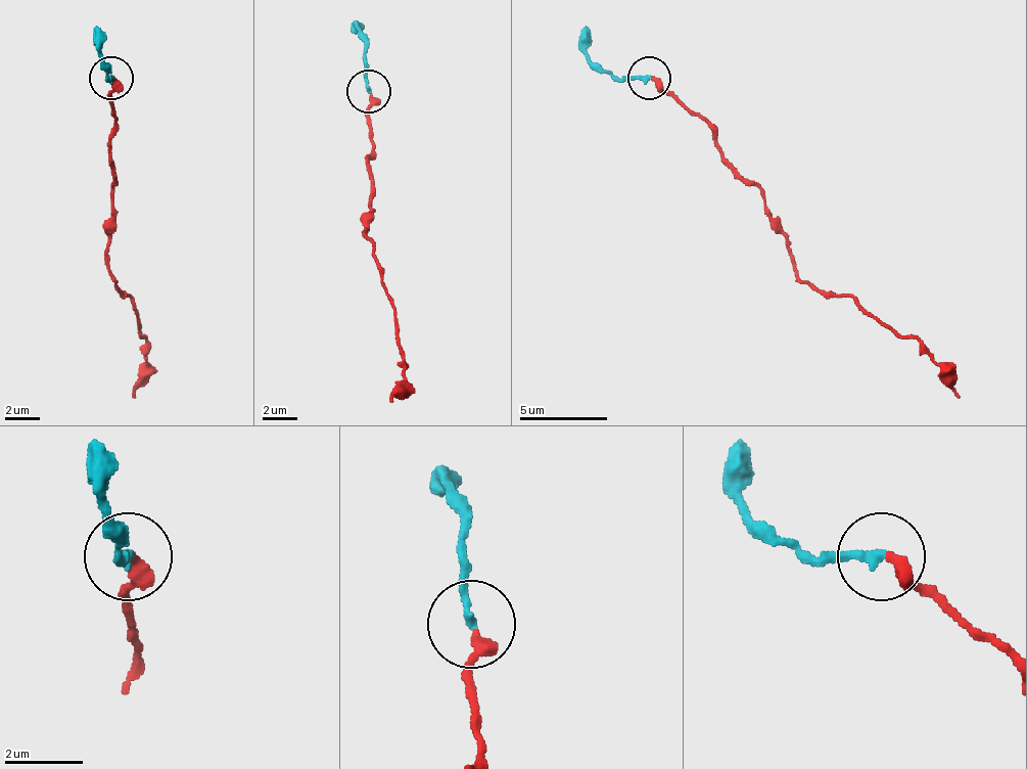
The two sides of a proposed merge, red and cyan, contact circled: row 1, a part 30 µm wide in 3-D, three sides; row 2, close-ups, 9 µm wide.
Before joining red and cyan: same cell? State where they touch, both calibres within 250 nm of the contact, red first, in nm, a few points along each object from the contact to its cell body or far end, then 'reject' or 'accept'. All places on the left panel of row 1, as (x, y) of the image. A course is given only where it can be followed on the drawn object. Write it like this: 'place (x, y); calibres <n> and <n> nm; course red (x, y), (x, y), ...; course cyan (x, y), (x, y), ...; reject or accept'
place (111, 78); calibres 360 and 240 nm; course red (114, 77), (110, 129), (114, 190), (110, 278), (128, 296), (145, 340), (145, 382), (132, 396); course cyan (110, 77), (97, 50), (97, 25); accept

